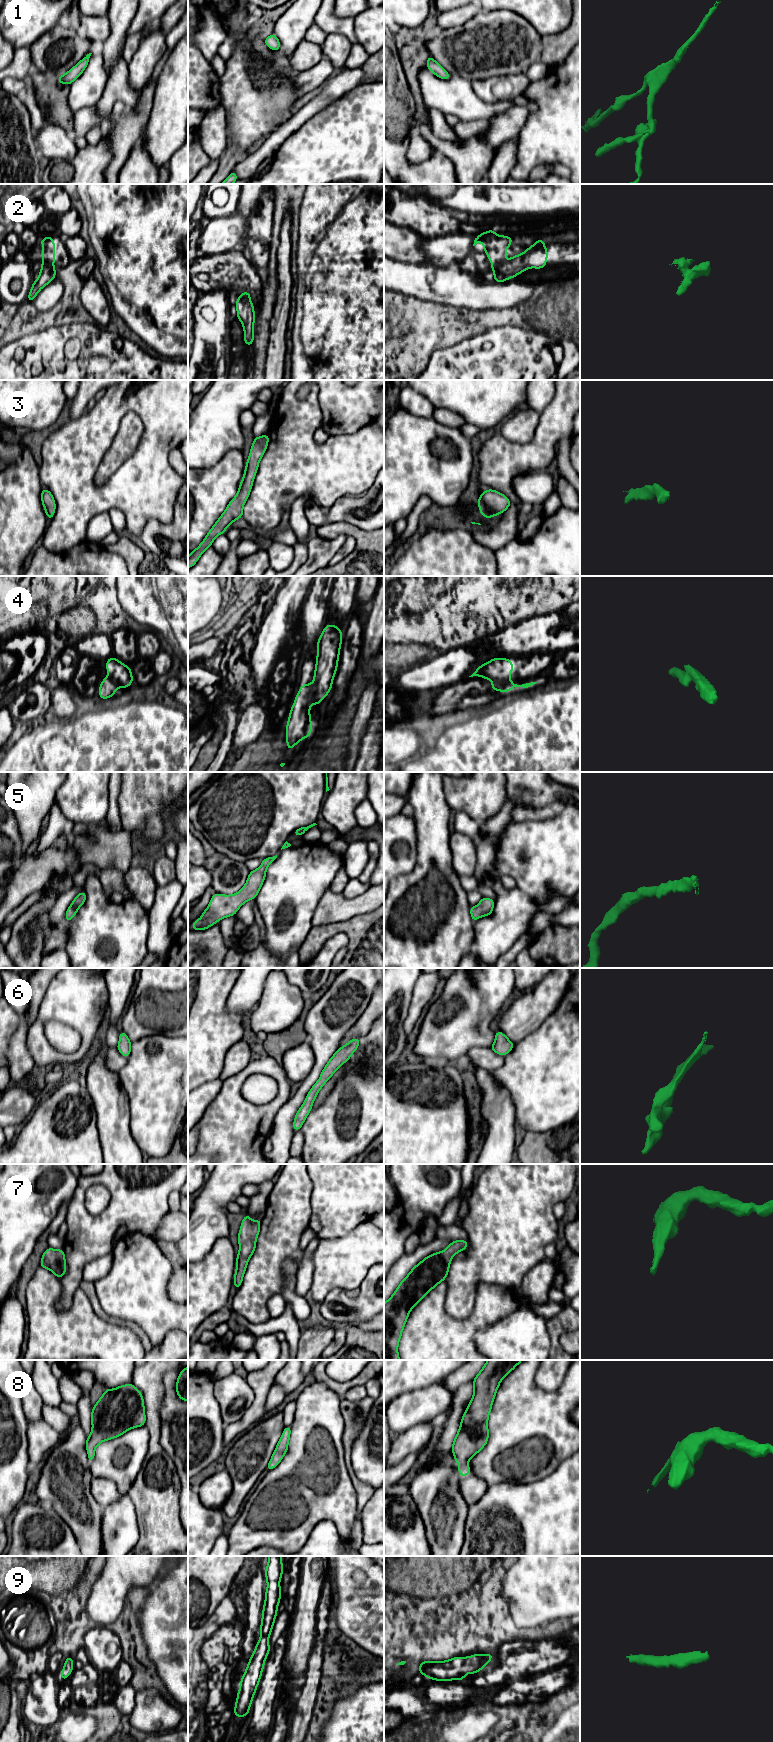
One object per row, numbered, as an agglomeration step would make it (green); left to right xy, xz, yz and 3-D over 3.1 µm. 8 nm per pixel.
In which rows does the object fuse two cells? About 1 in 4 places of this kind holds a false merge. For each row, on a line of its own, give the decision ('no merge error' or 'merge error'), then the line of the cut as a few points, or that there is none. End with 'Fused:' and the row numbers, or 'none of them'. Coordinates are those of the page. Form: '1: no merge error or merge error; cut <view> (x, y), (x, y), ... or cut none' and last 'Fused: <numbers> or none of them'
1: no merge error; cut none
2: merge error; cut yz (503, 262), (494, 271)
3: no merge error; cut none
4: merge error; cut xz (311, 684), (313, 703)
5: no merge error; cut none
6: no merge error; cut none
7: no merge error; cut none
8: no merge error; cut none
9: no merge error; cut none
Fused: 2, 4

